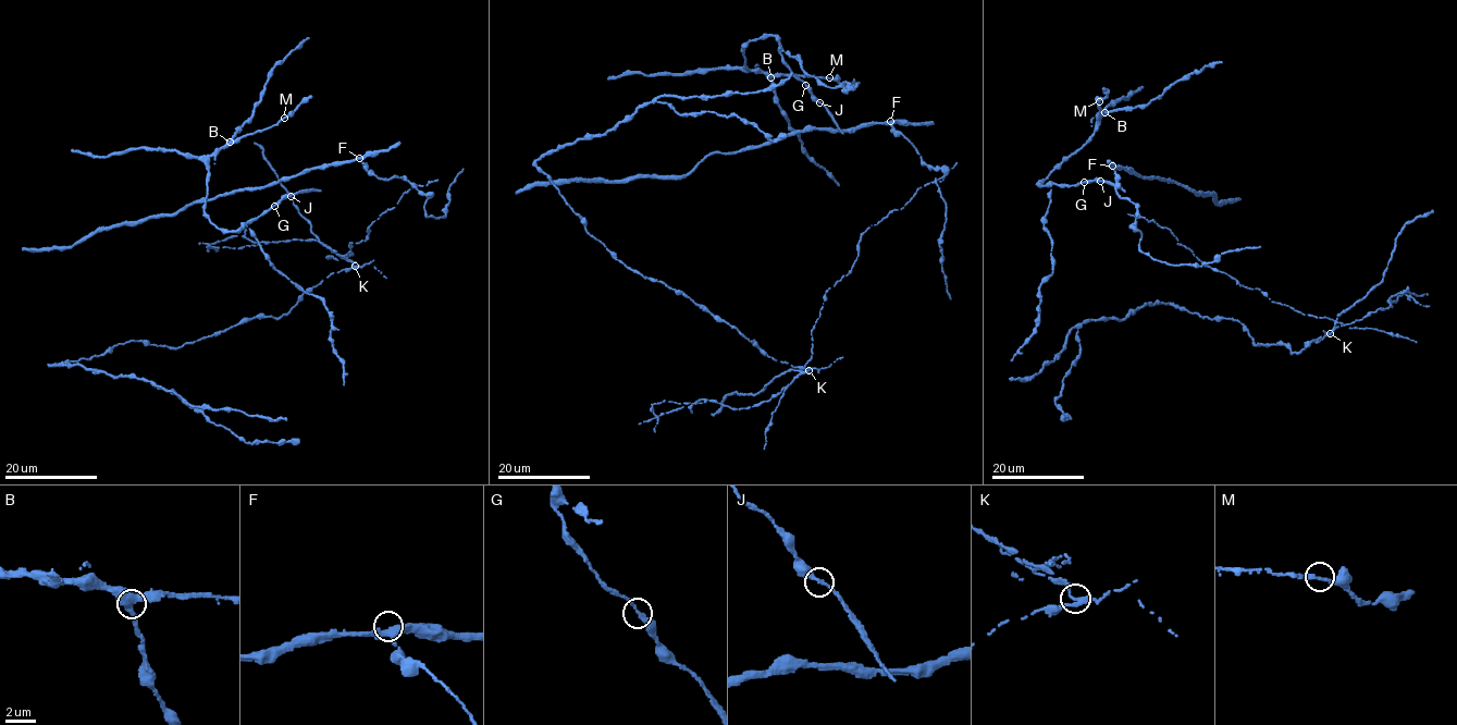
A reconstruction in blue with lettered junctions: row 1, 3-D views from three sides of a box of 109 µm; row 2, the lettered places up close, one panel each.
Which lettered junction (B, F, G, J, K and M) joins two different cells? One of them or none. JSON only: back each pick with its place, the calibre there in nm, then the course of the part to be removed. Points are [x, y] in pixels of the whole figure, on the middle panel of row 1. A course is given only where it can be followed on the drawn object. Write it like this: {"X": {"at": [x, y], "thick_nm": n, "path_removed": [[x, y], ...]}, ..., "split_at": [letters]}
{"K": {"at": [809, 370], "thick_nm": 220, "path_removed": [[809, 370], [800, 369], [812, 358], [825, 294], [852, 268], [861, 235], [957, 162]]}, "split_at": ["K"]}

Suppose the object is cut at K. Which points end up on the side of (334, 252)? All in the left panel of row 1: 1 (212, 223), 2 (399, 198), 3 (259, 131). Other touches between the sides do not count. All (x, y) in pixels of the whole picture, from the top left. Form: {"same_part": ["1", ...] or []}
{"same_part": ["2"]}

